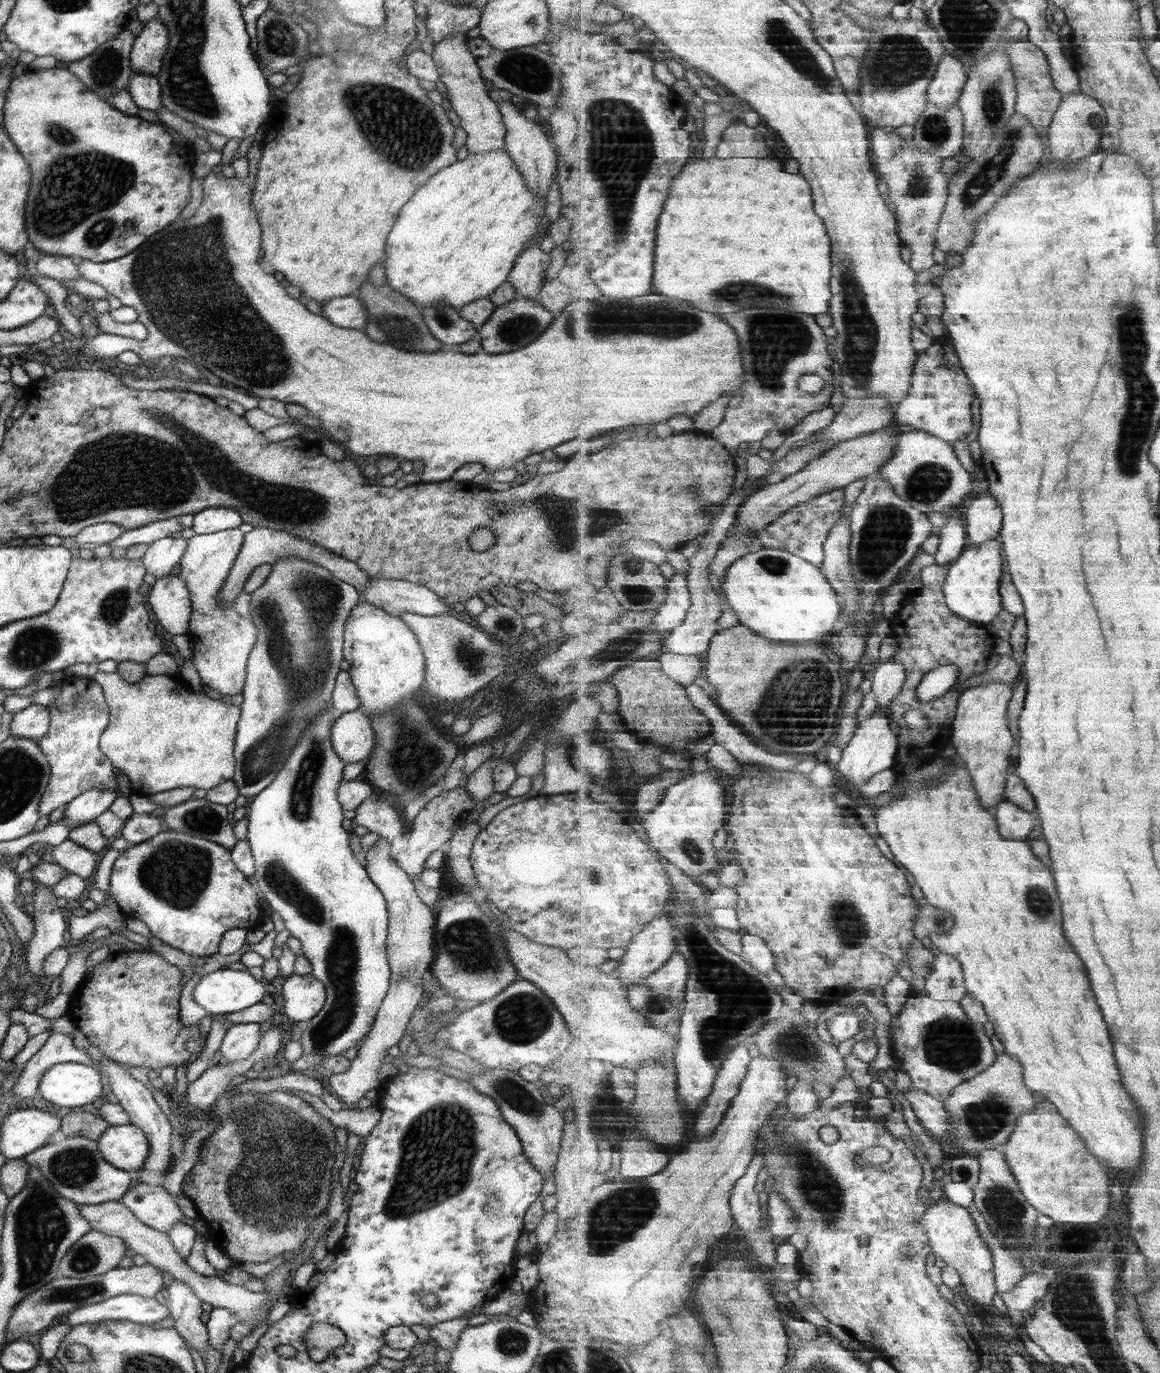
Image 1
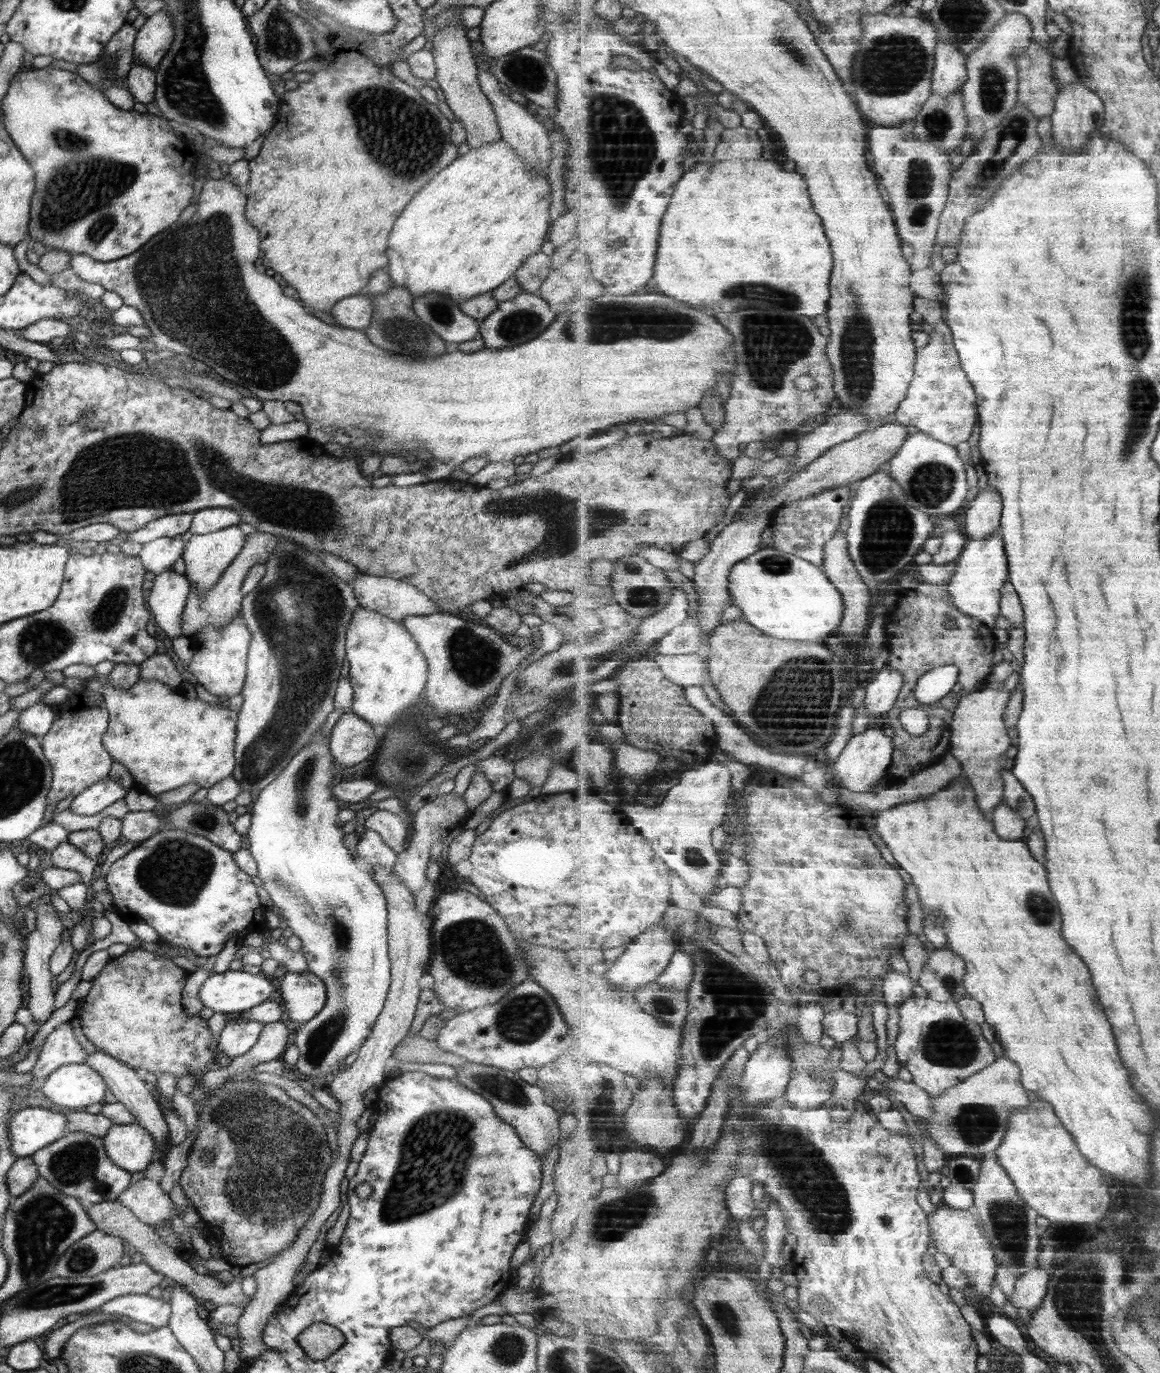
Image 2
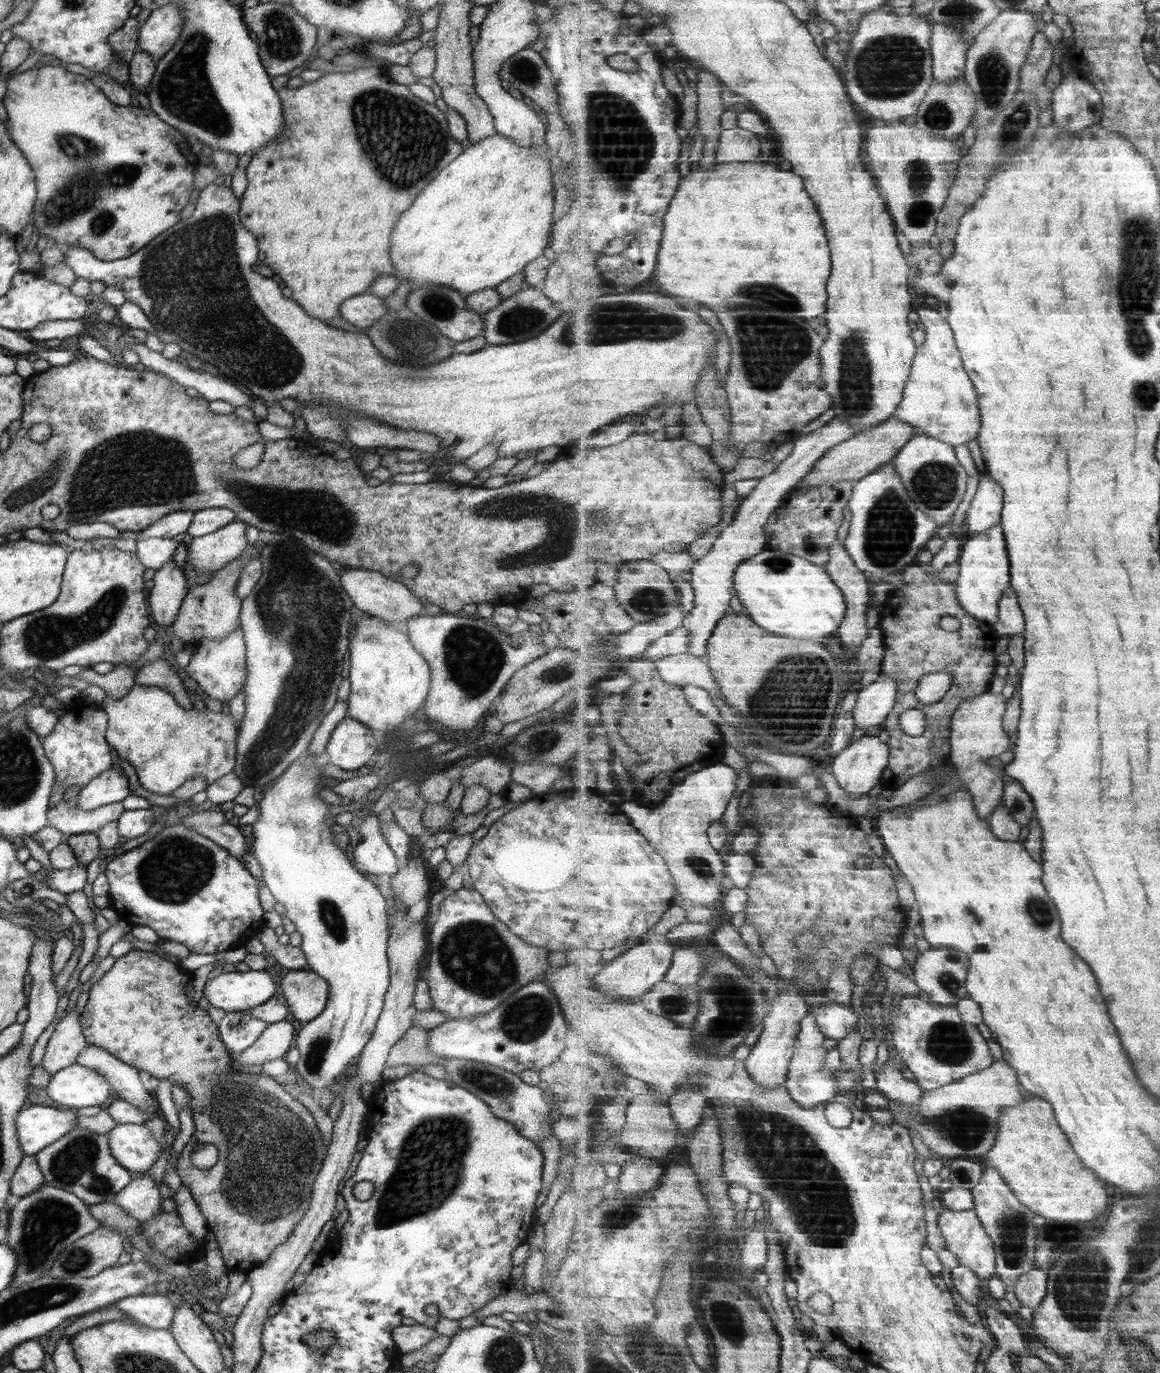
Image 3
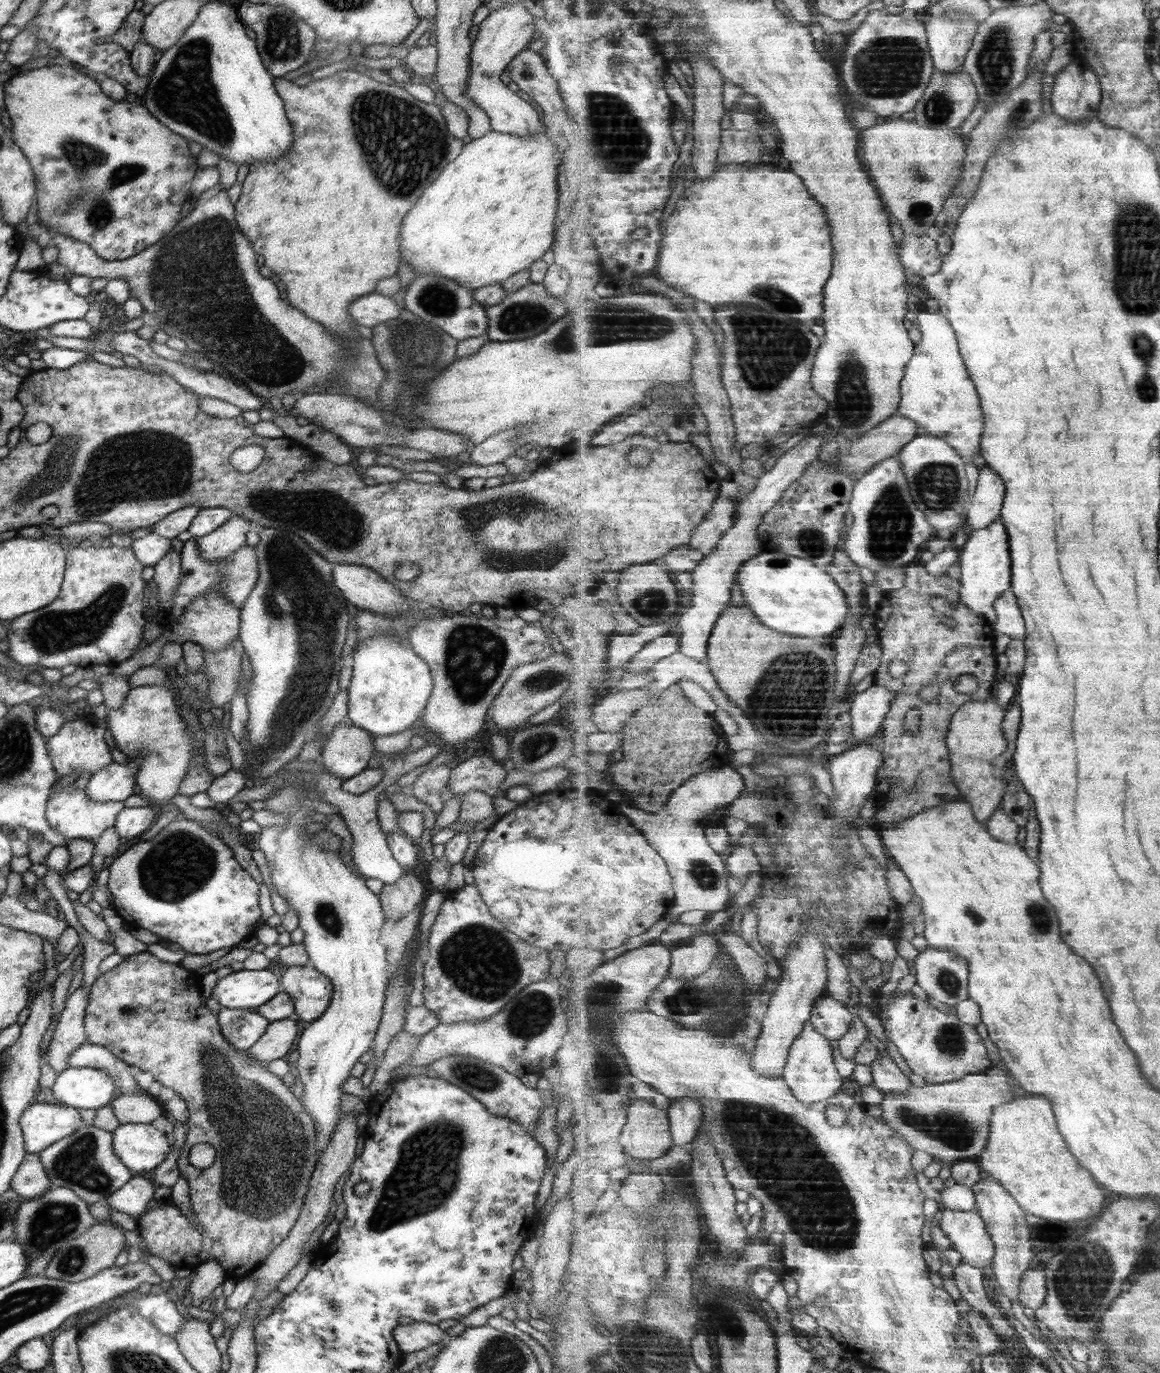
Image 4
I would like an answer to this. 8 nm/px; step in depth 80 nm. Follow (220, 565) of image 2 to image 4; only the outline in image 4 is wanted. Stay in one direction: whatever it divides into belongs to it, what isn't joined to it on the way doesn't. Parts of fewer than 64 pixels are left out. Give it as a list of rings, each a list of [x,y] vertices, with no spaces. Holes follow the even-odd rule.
[[[232,514],[225,524],[213,532],[197,537],[197,551],[208,564],[224,560],[246,545],[247,530],[249,530],[249,521]]]

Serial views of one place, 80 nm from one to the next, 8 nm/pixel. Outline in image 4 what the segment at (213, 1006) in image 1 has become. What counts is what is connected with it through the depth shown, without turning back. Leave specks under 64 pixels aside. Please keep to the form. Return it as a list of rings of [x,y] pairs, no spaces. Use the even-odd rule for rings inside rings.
[[[239,970],[218,978],[210,996],[222,1008],[254,1010],[280,990],[279,979],[269,970]]]

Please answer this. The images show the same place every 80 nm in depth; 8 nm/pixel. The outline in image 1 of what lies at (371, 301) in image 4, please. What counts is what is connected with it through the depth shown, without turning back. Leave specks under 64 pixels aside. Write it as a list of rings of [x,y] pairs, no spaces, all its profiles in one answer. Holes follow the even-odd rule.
[[[356,296],[335,297],[319,305],[321,316],[339,328],[362,330],[367,322],[365,309]]]

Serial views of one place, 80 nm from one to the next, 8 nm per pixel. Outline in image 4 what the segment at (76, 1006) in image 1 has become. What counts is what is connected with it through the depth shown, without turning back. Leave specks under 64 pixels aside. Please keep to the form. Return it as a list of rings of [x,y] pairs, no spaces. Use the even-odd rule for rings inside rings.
[[[145,952],[124,957],[112,970],[99,975],[92,983],[87,999],[87,1006],[84,1008],[83,1027],[85,1042],[105,1047],[115,1058],[122,1060],[129,1066],[137,1066],[143,1072],[150,1072],[153,1080],[161,1085],[171,1088],[175,1094],[178,1094],[186,1104],[186,1126],[187,1132],[185,1141],[180,1148],[180,1154],[176,1160],[178,1177],[186,1180],[189,1189],[189,1202],[193,1216],[191,1219],[184,1217],[179,1209],[171,1202],[162,1203],[160,1207],[149,1209],[145,1214],[136,1219],[136,1226],[148,1252],[153,1256],[158,1256],[161,1260],[167,1261],[176,1271],[184,1274],[206,1260],[216,1260],[221,1268],[224,1268],[227,1278],[239,1279],[251,1273],[265,1257],[277,1246],[295,1224],[299,1213],[301,1212],[305,1192],[307,1192],[307,1182],[311,1172],[315,1170],[317,1156],[320,1151],[315,1147],[314,1120],[307,1114],[306,1108],[291,1093],[291,1090],[281,1082],[280,1078],[273,1076],[266,1071],[265,1064],[254,1062],[246,1056],[246,1051],[237,1051],[223,1039],[219,1031],[218,1022],[215,1013],[205,1007],[205,1001],[201,998],[201,979],[195,972],[189,972],[175,964],[169,964],[157,960]],[[197,1143],[203,1143],[212,1146],[215,1149],[215,1158],[209,1168],[197,1169],[191,1166],[188,1161],[188,1152],[191,1146]]]

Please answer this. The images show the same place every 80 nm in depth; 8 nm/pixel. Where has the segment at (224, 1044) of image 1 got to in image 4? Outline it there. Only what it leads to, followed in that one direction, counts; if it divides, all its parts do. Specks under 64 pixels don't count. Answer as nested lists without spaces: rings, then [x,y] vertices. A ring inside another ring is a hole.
[[[222,1008],[216,1015],[223,1039],[237,1051],[246,1051],[265,1033],[269,1024],[259,1013],[249,1009]]]

